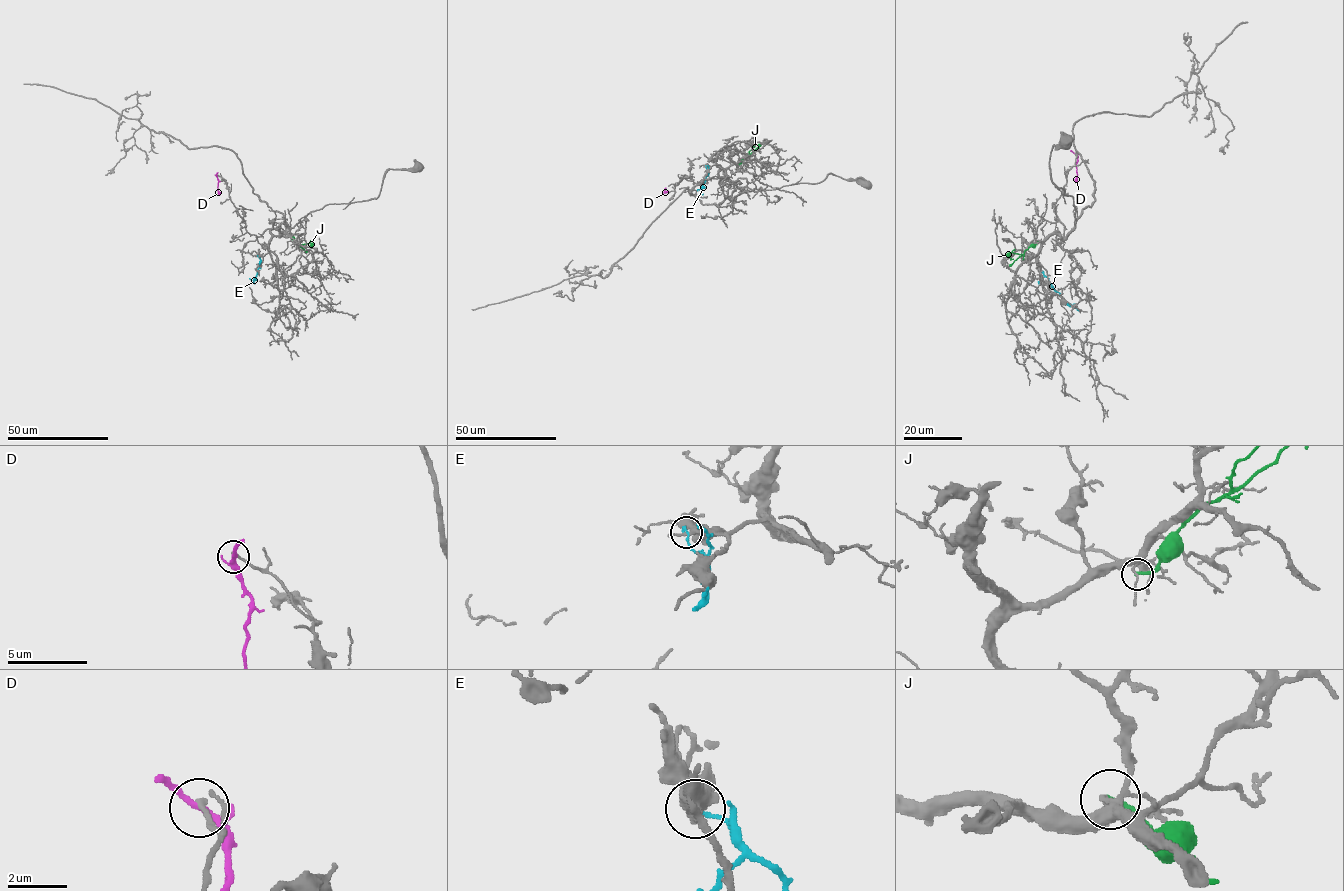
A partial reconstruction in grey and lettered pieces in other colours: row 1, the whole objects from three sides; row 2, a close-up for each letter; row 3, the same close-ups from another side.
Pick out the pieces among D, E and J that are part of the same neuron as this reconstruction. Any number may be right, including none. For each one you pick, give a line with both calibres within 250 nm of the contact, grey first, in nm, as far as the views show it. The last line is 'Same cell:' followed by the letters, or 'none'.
Same cell: none

